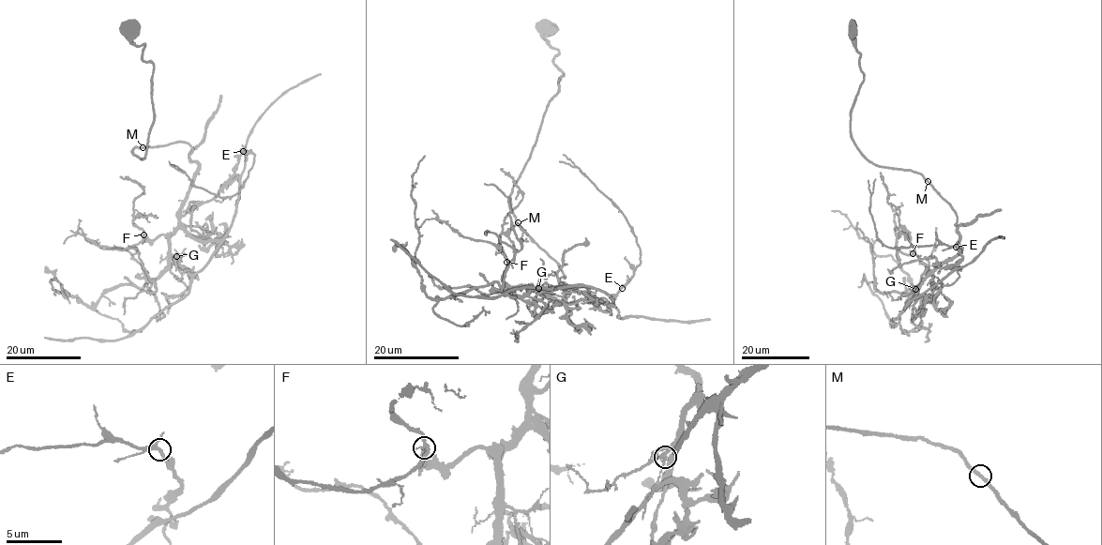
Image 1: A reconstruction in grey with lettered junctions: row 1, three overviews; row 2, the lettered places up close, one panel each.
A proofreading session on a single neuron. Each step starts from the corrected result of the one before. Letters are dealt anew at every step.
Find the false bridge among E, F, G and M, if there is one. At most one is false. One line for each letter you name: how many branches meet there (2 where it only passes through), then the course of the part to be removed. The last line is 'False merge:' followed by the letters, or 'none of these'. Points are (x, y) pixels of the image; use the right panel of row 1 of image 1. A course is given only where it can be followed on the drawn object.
G: 4 | (915, 289), (905, 309), (913, 297), (976, 258), (988, 241), (1003, 237)
False merge: G

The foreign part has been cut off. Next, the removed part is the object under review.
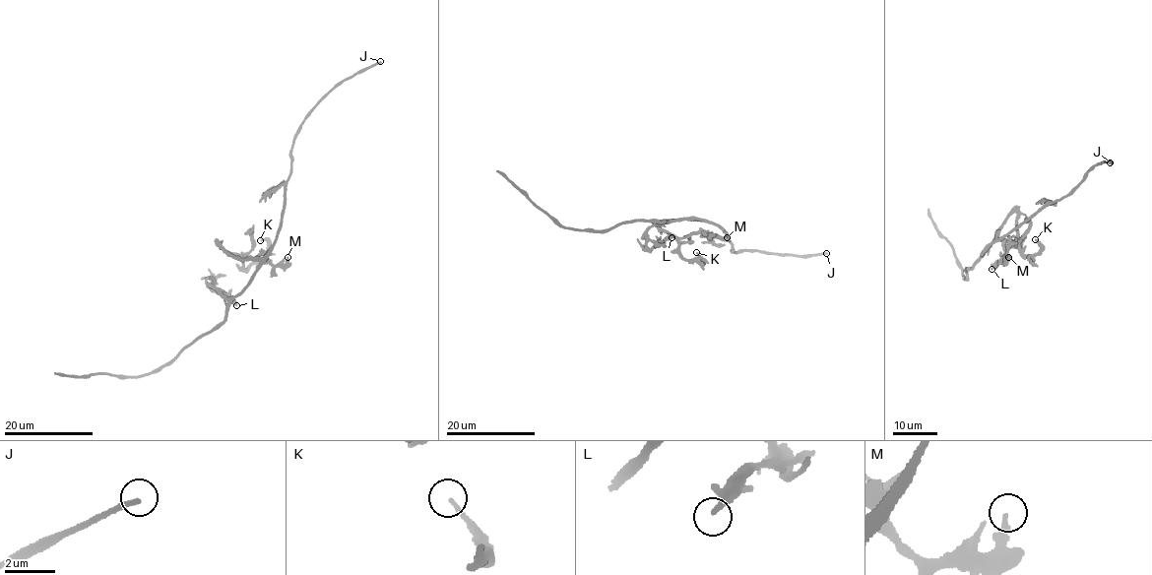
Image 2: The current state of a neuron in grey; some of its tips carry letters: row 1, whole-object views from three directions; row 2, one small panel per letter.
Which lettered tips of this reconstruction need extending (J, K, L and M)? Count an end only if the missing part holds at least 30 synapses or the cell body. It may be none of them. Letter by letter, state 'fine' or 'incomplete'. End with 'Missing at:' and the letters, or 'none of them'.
J: incomplete
K: fine
L: fine
M: fine
Missing at: J

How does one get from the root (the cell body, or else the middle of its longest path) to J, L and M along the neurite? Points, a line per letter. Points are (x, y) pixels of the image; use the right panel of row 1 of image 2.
J: (990, 245), (1050, 204), (1065, 197), (1091, 167), (1110, 162)
L: (990, 245), (982, 254), (998, 239), (1004, 249), (1002, 259), (992, 269)
M: (990, 245), (1003, 221), (1016, 212), (1016, 237), (1014, 241), (1009, 240), (1005, 260), (1008, 257)

